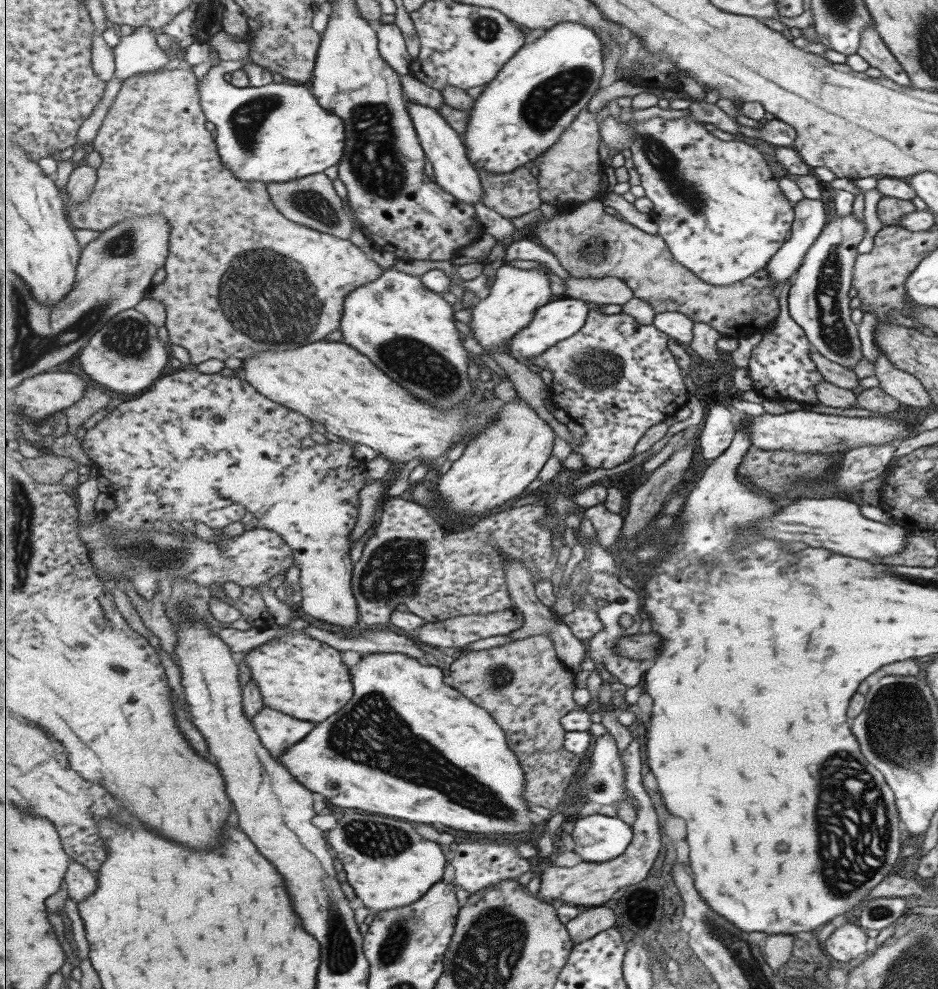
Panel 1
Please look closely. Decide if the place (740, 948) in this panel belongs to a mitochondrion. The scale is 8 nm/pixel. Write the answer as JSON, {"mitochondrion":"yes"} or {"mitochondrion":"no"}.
{"mitochondrion":"yes"}

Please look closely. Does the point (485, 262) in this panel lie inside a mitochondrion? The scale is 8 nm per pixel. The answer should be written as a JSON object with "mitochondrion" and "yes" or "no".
{"mitochondrion":"no"}

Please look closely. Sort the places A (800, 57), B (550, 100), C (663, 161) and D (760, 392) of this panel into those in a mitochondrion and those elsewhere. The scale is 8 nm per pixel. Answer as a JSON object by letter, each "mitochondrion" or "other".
{"A":"other","B":"mitochondrion","C":"mitochondrion","D":"other"}

